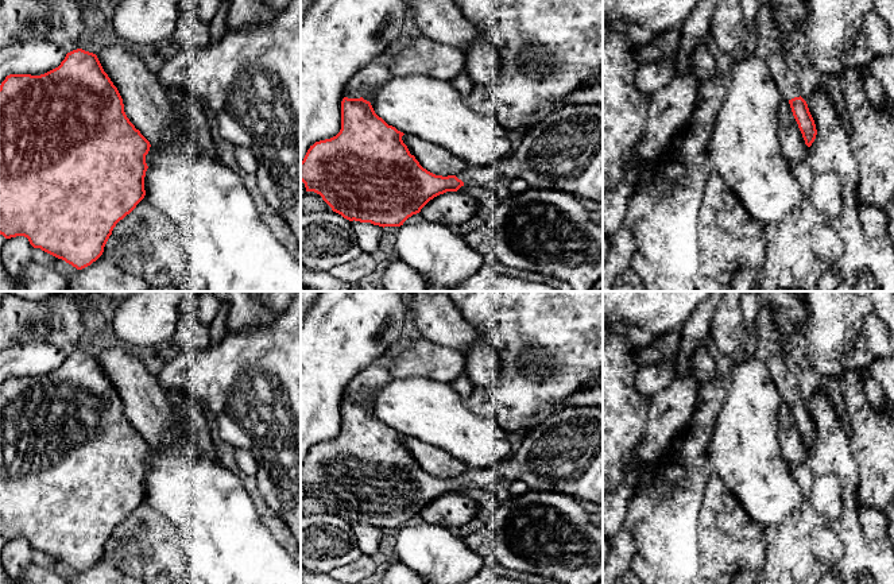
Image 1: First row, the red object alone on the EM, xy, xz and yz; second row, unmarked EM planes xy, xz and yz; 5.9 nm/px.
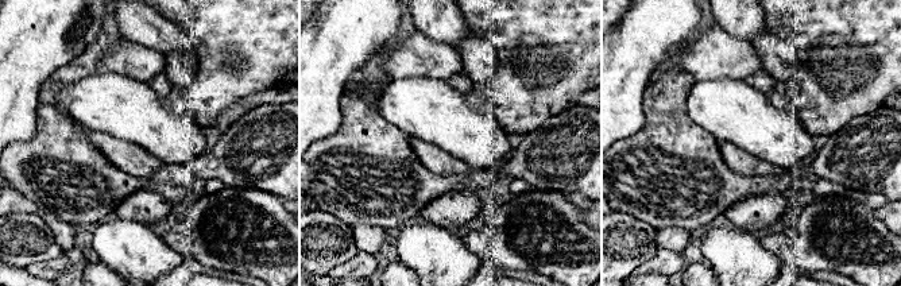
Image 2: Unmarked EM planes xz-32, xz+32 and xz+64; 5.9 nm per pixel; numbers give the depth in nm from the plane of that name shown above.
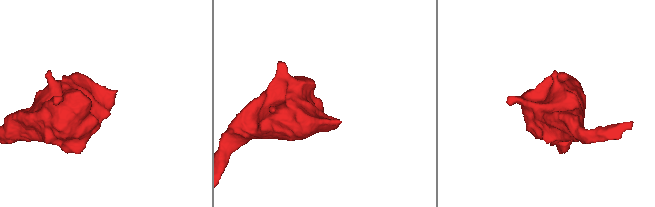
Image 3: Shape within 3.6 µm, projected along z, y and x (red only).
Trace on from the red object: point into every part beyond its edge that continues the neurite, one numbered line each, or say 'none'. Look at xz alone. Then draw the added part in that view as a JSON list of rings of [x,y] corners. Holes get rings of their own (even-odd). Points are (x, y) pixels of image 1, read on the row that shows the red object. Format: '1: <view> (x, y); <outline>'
1: xz (564, 151); [[[568,104],[552,112],[525,132],[522,144],[499,162],[488,166],[468,166],[456,175],[464,186],[492,187],[507,178],[523,179],[538,190],[564,190],[577,197],[603,202],[603,107]]]

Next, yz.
1: yz (785, 78); [[[771,54],[766,61],[783,100],[800,97],[800,85],[796,73],[779,54]]]

